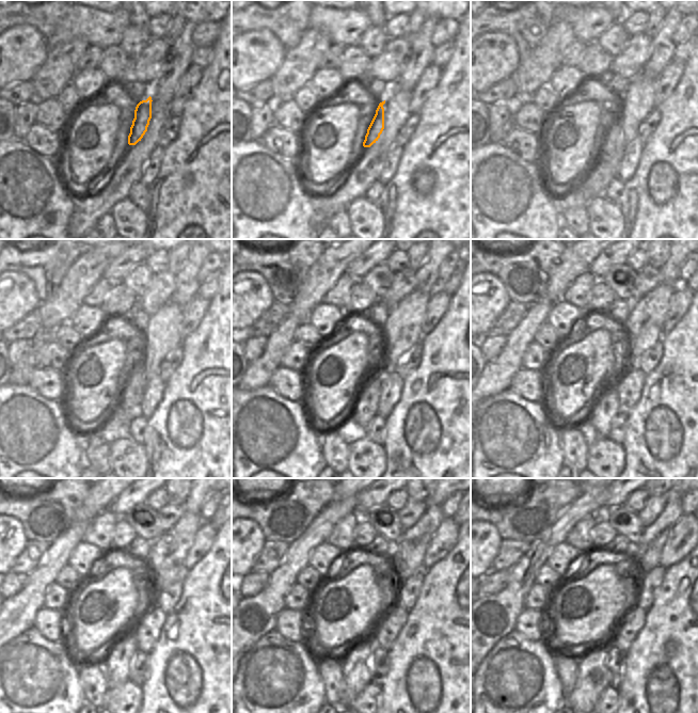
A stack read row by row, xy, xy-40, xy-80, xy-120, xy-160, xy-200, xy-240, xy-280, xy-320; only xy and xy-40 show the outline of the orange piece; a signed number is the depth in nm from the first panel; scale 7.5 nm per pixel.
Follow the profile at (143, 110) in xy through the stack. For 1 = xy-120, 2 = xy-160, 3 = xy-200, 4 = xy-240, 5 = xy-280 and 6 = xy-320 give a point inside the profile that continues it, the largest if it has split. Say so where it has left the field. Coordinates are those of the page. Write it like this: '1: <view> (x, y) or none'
1: xy-120 (131, 395)
2: xy-160 (365, 408)
3: xy-200 (606, 407)
4: xy-240 (117, 661)
5: xy-280 (357, 664)
6: xy-320 (593, 677)

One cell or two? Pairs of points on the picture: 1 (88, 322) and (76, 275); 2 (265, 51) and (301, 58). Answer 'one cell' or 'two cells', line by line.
1: two cells
2: two cells

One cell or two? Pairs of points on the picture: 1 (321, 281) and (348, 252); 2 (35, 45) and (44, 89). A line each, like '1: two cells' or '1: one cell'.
1: one cell
2: two cells

